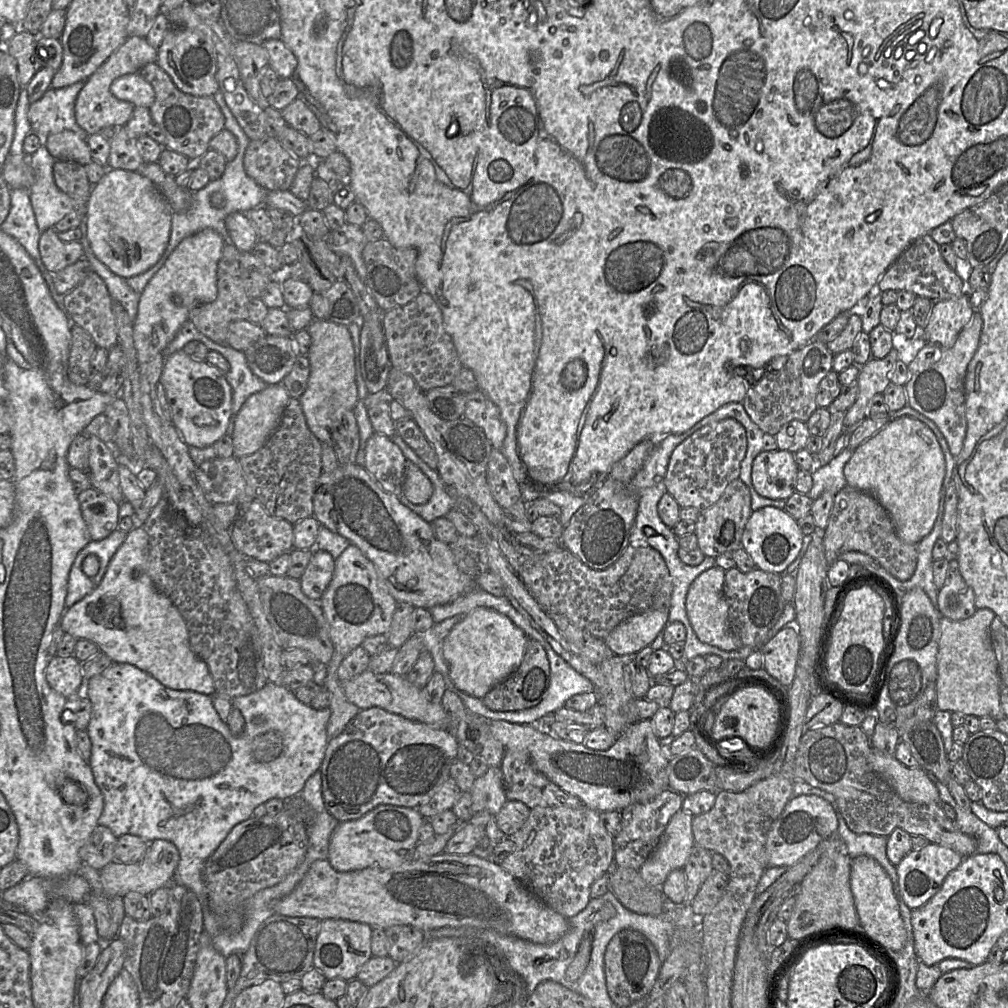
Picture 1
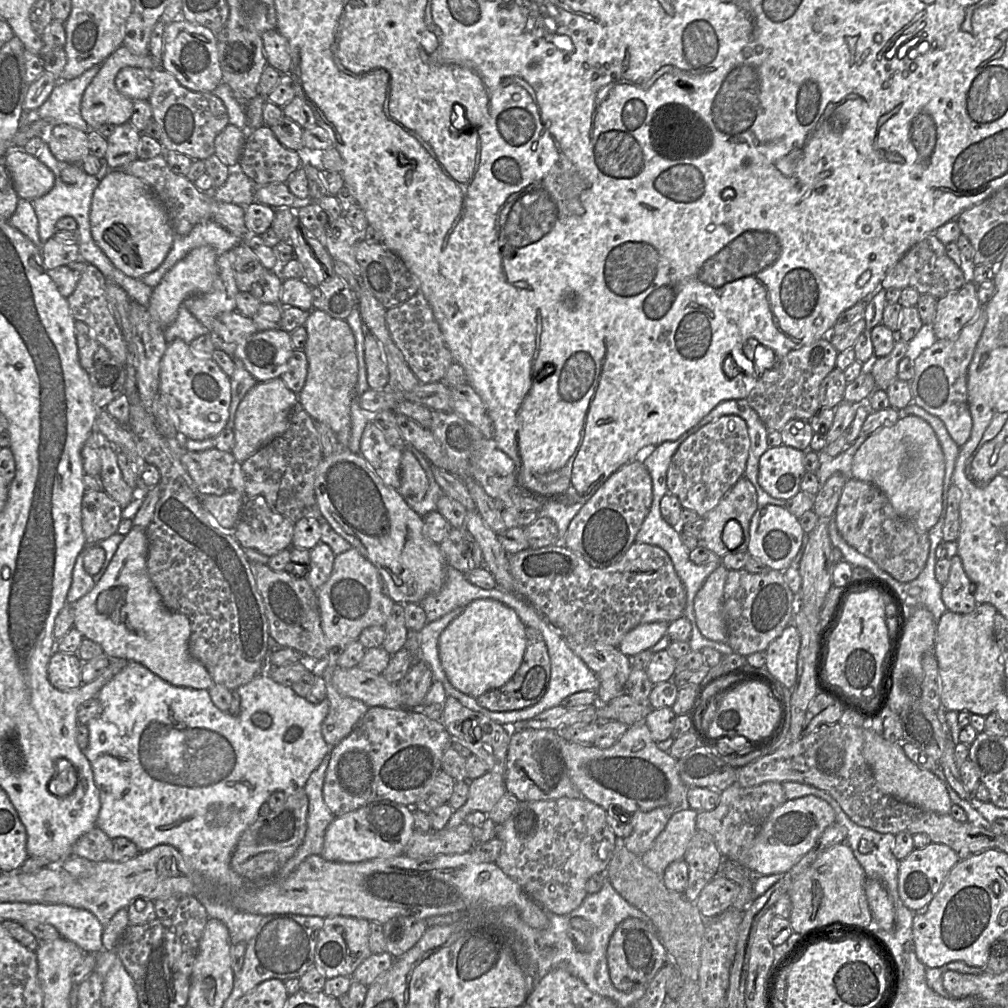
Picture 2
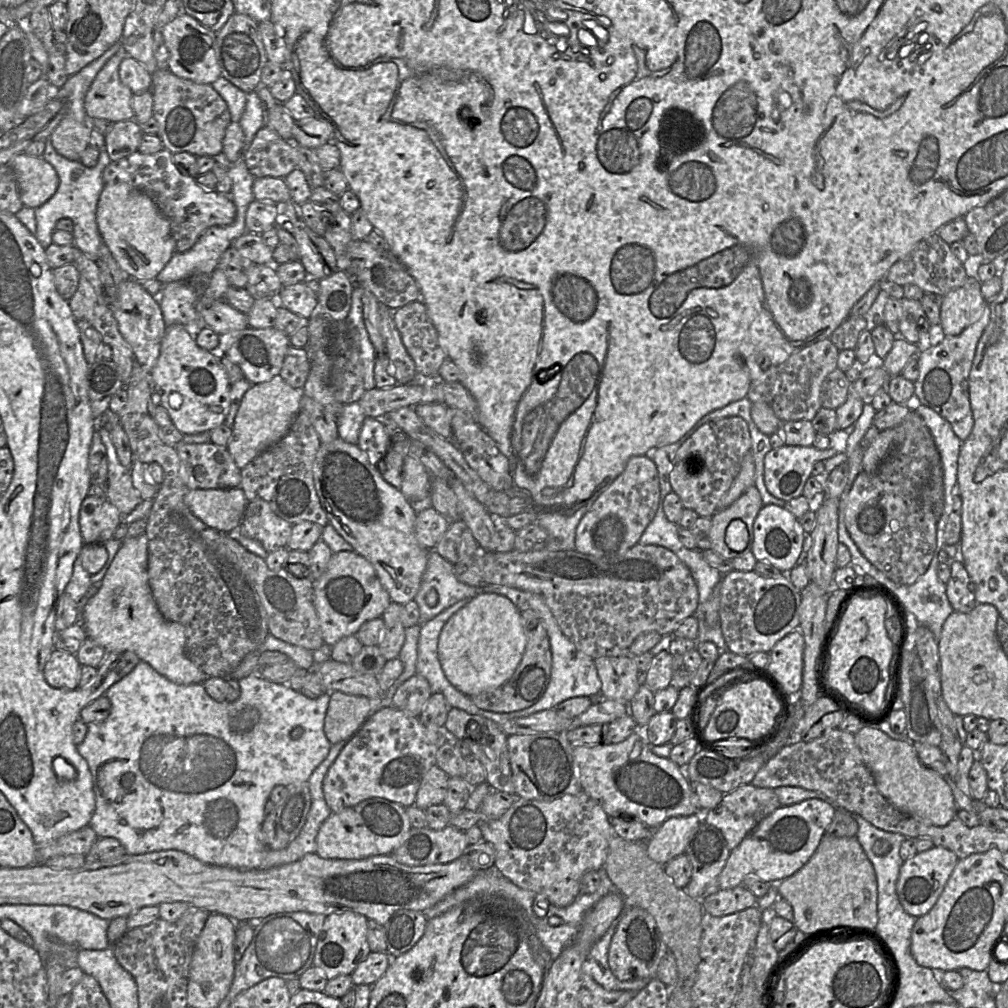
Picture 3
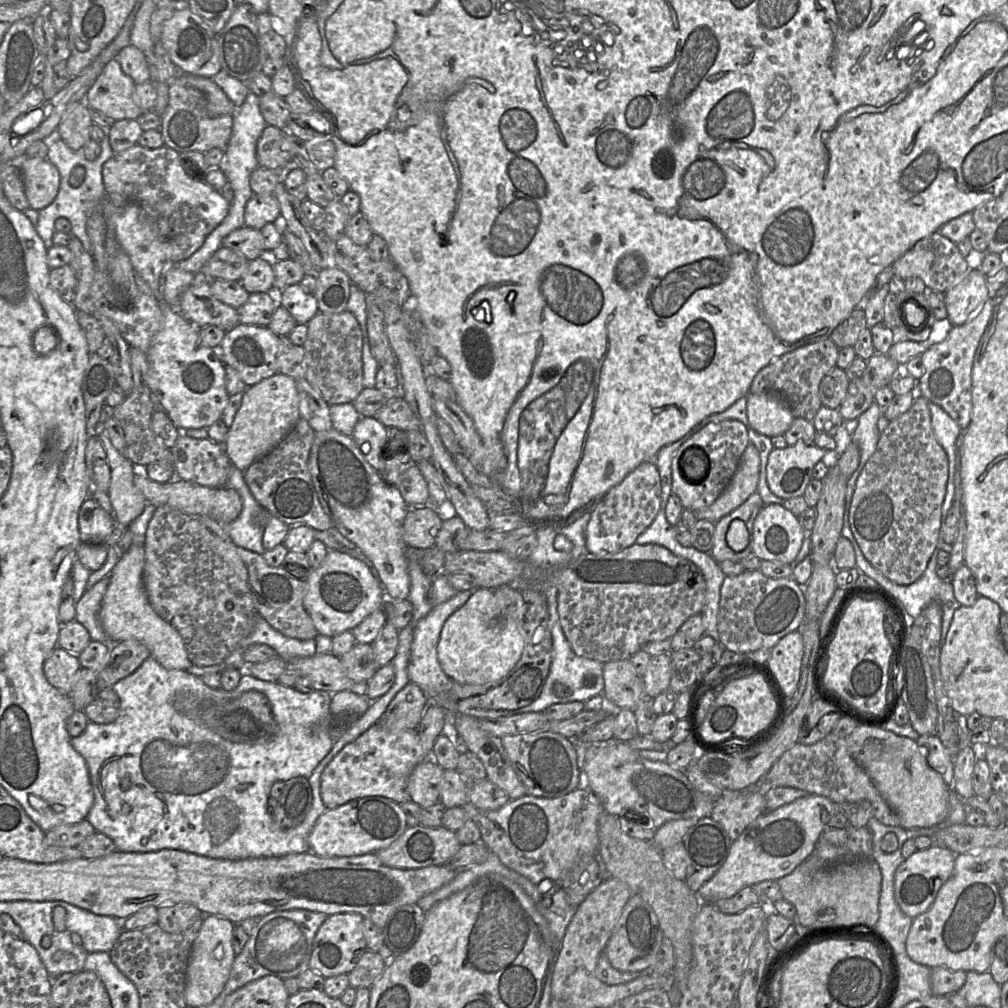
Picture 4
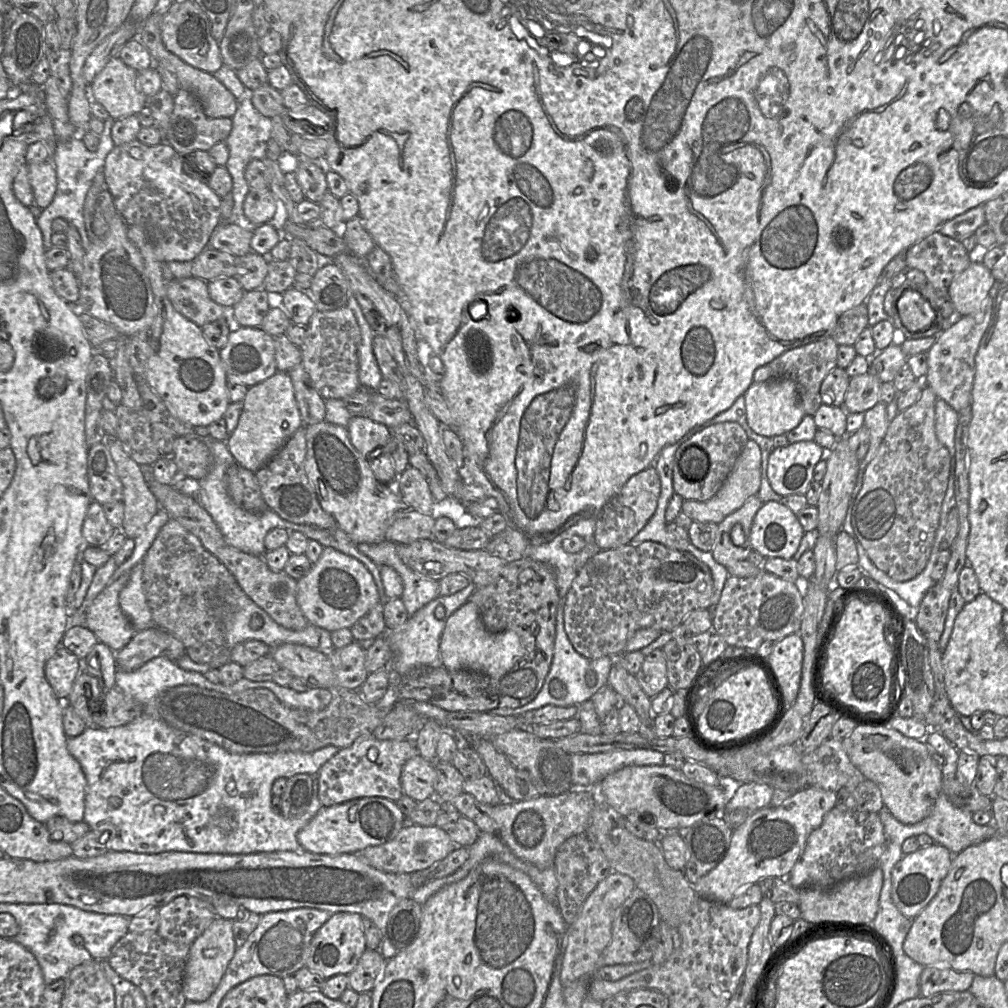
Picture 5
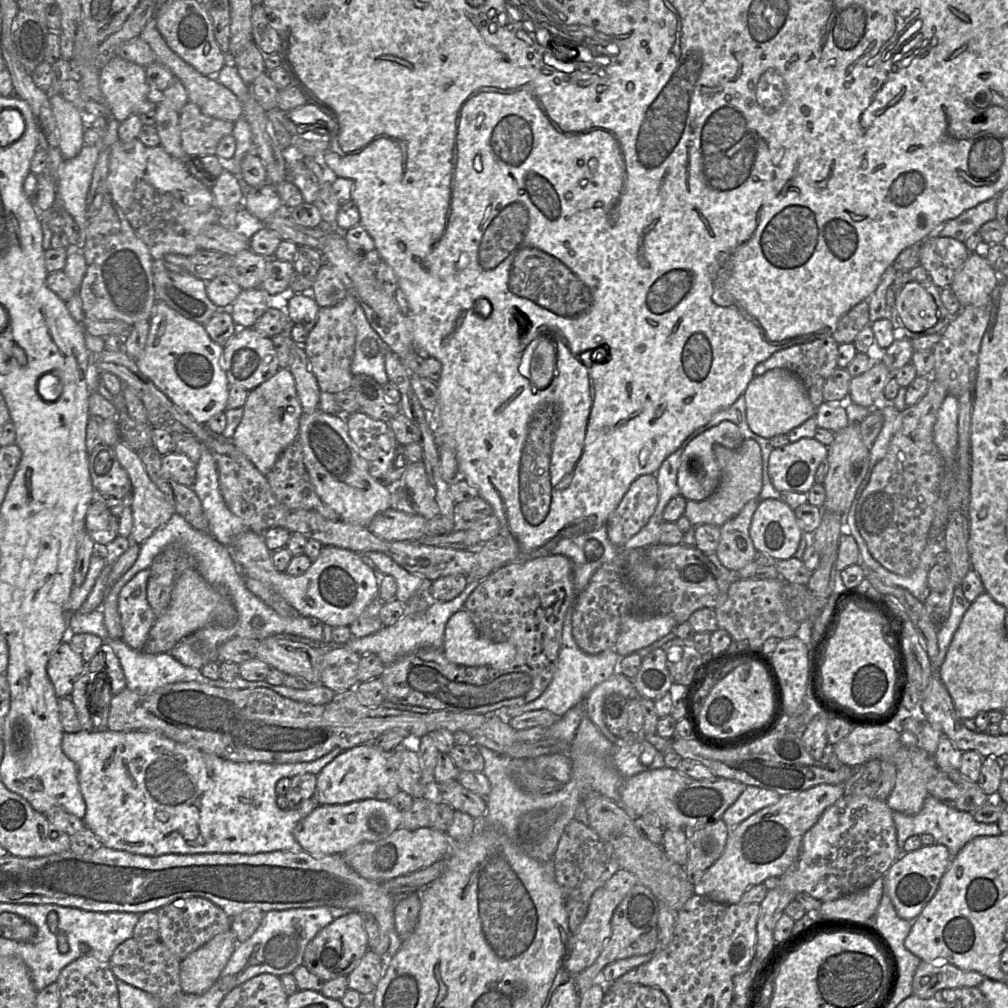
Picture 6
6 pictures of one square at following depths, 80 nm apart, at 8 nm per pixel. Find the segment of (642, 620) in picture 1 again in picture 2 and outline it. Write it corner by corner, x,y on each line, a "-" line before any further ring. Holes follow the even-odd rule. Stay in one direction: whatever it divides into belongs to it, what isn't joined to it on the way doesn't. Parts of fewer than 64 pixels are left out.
653,622
638,625
624,636
618,649
629,657
651,649
667,634
668,624
666,622

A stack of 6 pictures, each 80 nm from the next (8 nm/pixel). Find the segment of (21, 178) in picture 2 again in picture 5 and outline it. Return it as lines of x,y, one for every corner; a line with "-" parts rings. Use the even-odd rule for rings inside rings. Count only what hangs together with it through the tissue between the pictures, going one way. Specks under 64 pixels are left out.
51,161
28,166
28,178
34,194
34,204
41,210
53,201
57,190
57,175

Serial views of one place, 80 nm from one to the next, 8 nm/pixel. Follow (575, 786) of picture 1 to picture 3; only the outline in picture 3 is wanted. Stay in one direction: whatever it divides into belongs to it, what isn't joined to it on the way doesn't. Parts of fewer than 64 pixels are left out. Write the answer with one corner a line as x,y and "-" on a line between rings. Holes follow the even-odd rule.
640,729
615,744
574,744
572,753
582,791
596,800
609,818
631,816
656,829
668,818
706,812
700,811
684,770
669,758
655,755

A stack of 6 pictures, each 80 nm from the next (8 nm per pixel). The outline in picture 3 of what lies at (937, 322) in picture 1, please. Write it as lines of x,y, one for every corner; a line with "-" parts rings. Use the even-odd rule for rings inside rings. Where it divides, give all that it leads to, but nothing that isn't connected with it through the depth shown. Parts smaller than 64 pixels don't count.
967,277
960,287
944,295
940,310
940,325
945,335
960,334
977,320
986,302
981,293
981,282
976,277

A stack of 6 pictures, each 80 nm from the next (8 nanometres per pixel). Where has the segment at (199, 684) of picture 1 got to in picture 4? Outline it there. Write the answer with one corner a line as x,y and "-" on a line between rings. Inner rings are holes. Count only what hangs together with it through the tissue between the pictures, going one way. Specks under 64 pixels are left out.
132,545
123,553
109,575
109,585
102,600
99,619
108,637
116,642
137,640
150,651
150,657
168,670
188,670
192,663
179,632
160,618
151,607
143,583
144,546

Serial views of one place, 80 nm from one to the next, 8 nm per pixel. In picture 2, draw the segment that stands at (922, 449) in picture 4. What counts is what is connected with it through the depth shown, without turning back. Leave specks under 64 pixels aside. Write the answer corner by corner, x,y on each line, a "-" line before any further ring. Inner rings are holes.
855,478
846,480
834,513
834,519
838,532
848,545
873,560
897,581
908,583
916,579
922,572
930,548
928,532
919,530
914,523
901,517
877,486

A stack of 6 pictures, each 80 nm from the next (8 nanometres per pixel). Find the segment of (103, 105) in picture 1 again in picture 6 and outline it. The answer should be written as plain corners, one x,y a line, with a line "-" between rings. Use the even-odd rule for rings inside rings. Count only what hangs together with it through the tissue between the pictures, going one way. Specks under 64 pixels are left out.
118,55
101,69
99,85
110,108
111,115
119,122
132,115
139,116
142,113
155,110
156,105
163,100
163,92
153,91
147,83
146,68

